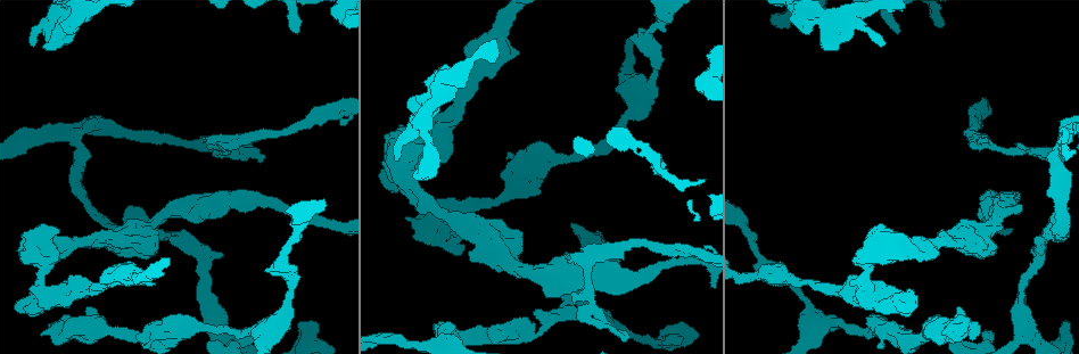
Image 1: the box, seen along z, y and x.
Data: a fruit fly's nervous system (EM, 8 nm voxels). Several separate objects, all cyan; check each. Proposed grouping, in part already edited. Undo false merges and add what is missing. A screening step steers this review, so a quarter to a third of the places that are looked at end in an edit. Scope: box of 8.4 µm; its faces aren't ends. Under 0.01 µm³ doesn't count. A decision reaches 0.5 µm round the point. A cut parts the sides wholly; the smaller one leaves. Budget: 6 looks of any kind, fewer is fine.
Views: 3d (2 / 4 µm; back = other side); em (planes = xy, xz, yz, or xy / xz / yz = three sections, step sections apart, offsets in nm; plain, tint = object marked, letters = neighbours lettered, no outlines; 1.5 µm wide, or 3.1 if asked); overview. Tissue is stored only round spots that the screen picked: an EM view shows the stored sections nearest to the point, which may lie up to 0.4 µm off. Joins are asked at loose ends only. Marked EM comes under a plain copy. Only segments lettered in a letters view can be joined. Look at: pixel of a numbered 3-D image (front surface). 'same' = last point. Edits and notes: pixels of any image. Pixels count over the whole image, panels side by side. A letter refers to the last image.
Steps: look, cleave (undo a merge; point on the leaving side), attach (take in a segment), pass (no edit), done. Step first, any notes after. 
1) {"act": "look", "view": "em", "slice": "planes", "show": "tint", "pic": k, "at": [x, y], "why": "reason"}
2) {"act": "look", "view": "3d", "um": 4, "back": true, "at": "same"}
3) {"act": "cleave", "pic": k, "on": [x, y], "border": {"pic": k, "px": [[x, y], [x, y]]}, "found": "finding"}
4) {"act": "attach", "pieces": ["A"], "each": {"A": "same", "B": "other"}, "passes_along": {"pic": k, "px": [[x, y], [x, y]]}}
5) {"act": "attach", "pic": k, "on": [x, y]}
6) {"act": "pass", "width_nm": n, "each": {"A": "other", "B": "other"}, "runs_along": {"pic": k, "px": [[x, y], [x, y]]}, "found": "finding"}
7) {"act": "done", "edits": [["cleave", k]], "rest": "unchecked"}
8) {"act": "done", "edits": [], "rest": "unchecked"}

{"act": "look", "view": "3d", "um": 4, "pic": 1, "at": [445, 335], "why": "a fork"}

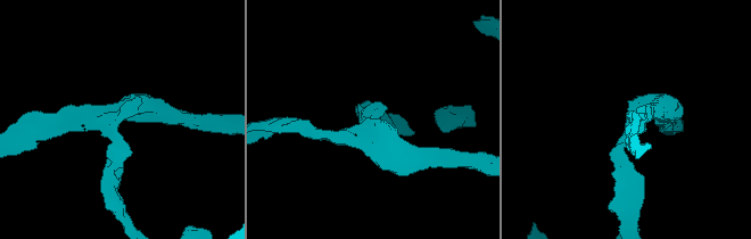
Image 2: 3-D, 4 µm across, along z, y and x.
{"act": "look", "view": "em", "slice": "planes", "show": "letters", "pic": 2, "at": [115, 139], "arms": 3, "arm_widths_nm": [190, 260, 340]}

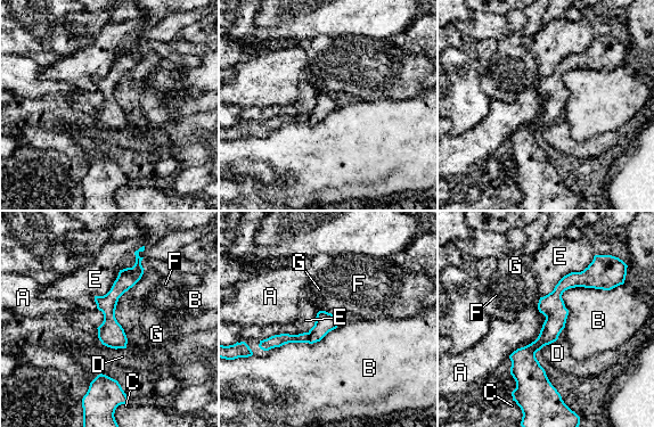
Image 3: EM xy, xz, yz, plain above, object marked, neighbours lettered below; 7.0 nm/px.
{"act": "pass", "width_nm": 150, "longest_contact_nm": ["B", 440], "each": {"A": "other", "B": "other", "C": "other", "D": "other", "E": "other", "F": "other", "G": "other"}, "found": "continuous, no second neuron"}

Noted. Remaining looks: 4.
{"act": "look", "view": "em", "slice": "planes", "show": "letters", "pic": 1, "at": [962, 243], "why": "an open end"}

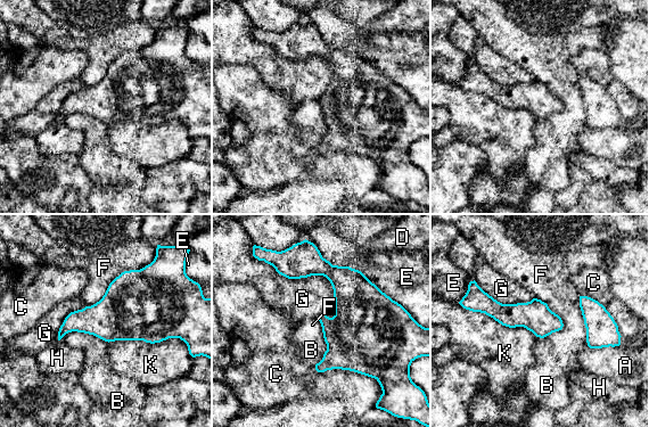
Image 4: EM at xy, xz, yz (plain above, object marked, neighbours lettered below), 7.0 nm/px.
{"act": "pass", "width_nm": 220, "each": {"A": "other", "B": "other", "C": "other", "D": "other", "E": "other", "F": "other", "G": "other", "H": "other", "K": "other"}, "border": {"pic": 4, "px": [[462, 306], [536, 336]]}, "found": "no lettered segment goes on from it"}

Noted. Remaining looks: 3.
{"act": "look", "view": "em", "slice": "xz", "step": 4, "show": "letters", "pic": 1, "at": [33, 44], "why": "an open end"}

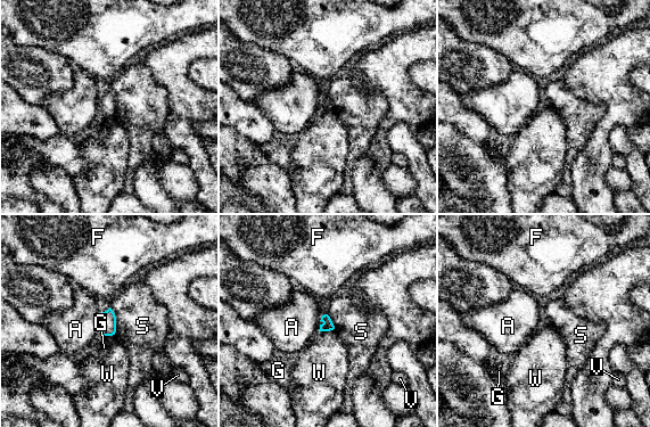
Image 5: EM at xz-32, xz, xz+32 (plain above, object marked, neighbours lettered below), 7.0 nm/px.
{"act": "pass", "each": {"A": "other", "F": "other", "G": "other", "S": "other", "V": "other", "W": "other"}, "border": {"pic": 5, "px": [[109, 308], [115, 317], [115, 334]]}, "found": "no lettered segment goes on from it"}

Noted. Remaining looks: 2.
{"act": "done", "edits": [], "rest": "unchecked"}

